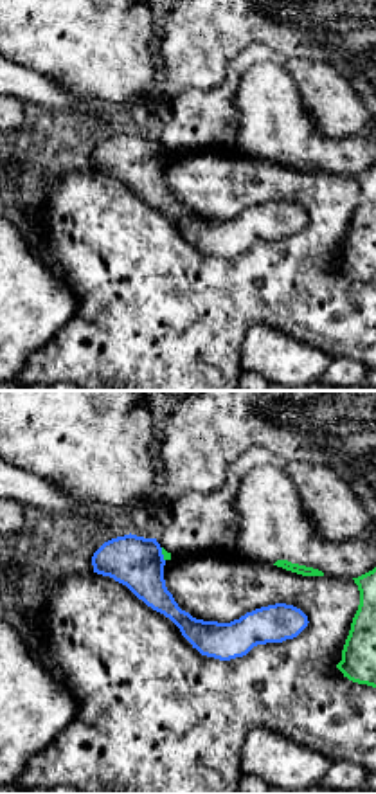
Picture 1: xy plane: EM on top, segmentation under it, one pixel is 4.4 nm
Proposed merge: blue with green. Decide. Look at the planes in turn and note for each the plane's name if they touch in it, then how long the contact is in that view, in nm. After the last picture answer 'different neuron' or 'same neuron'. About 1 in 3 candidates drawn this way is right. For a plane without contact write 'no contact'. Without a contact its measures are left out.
contact in xy; length 70 nm

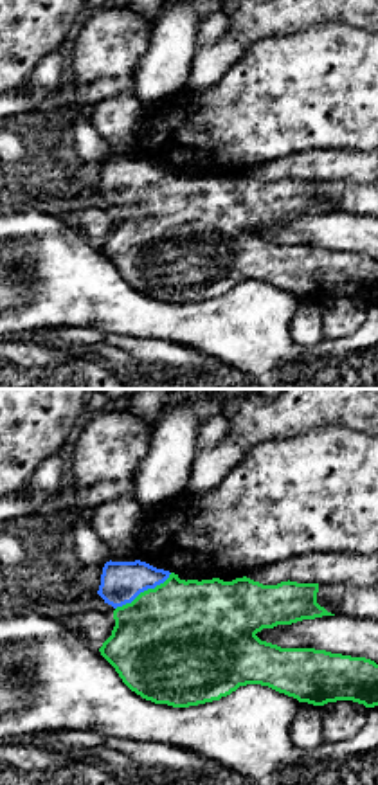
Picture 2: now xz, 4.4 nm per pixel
contact in xz; length 300 nm

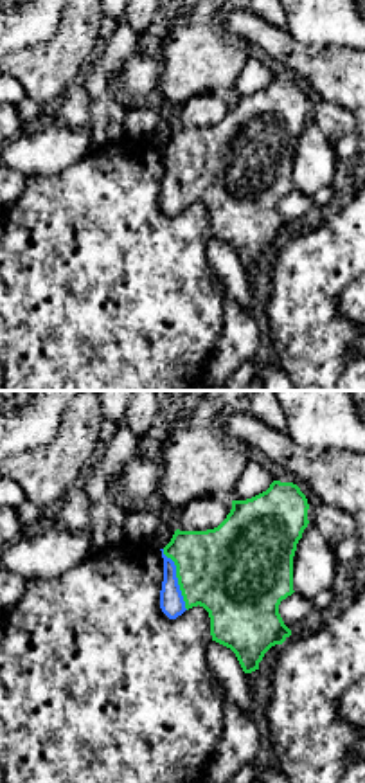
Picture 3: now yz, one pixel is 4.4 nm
contact in yz; length 300 nm

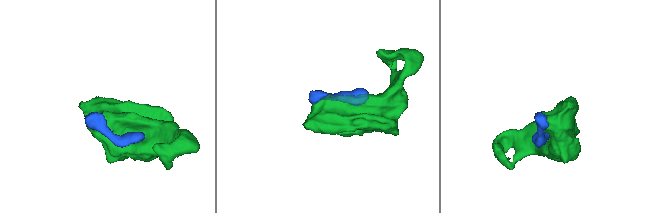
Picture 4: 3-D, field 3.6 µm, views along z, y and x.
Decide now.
same neuron

